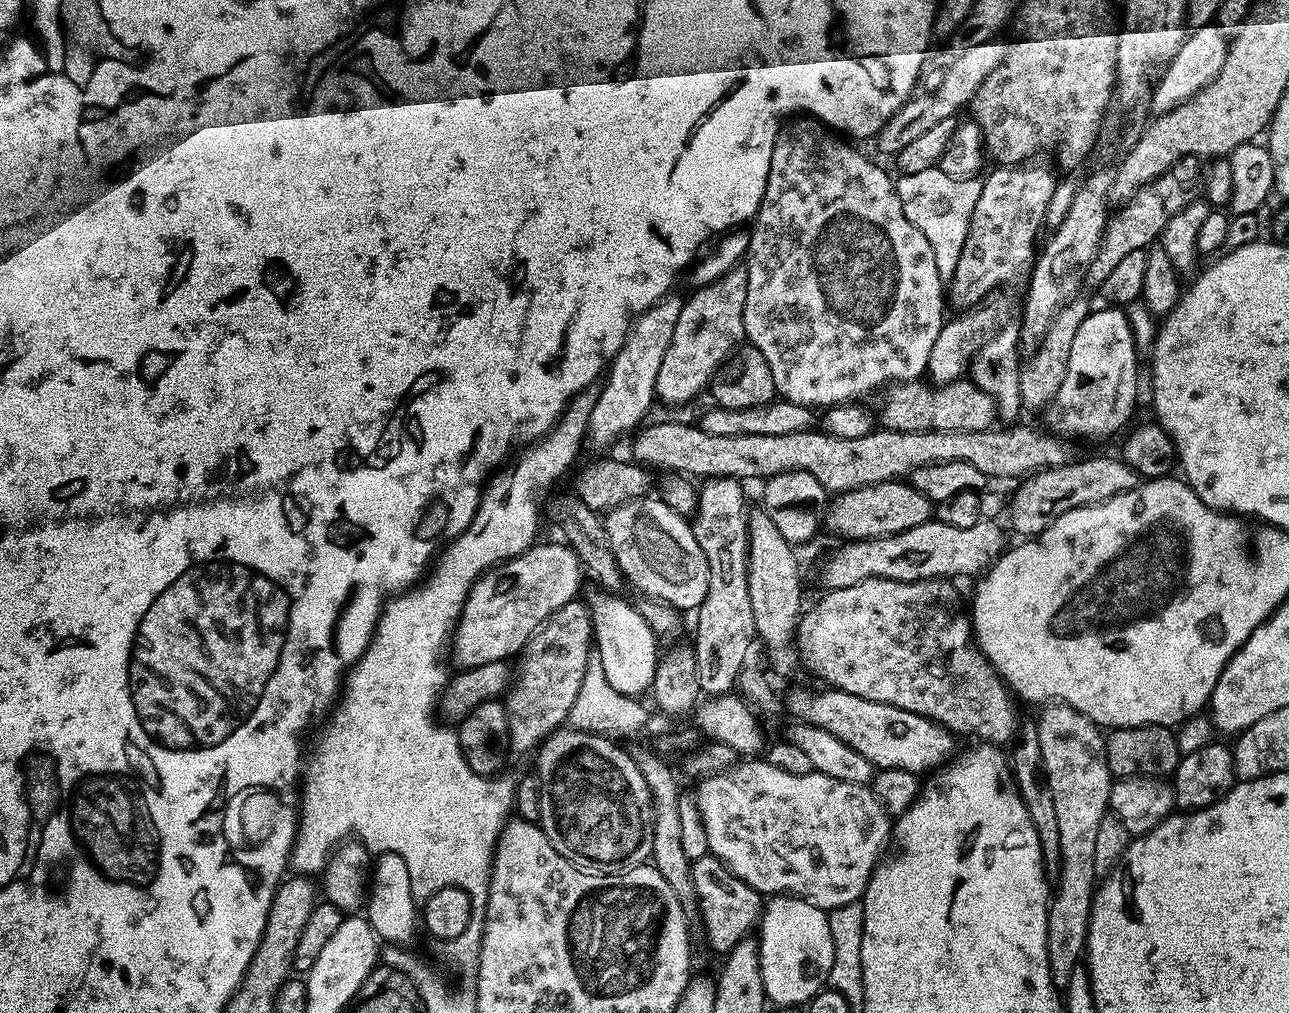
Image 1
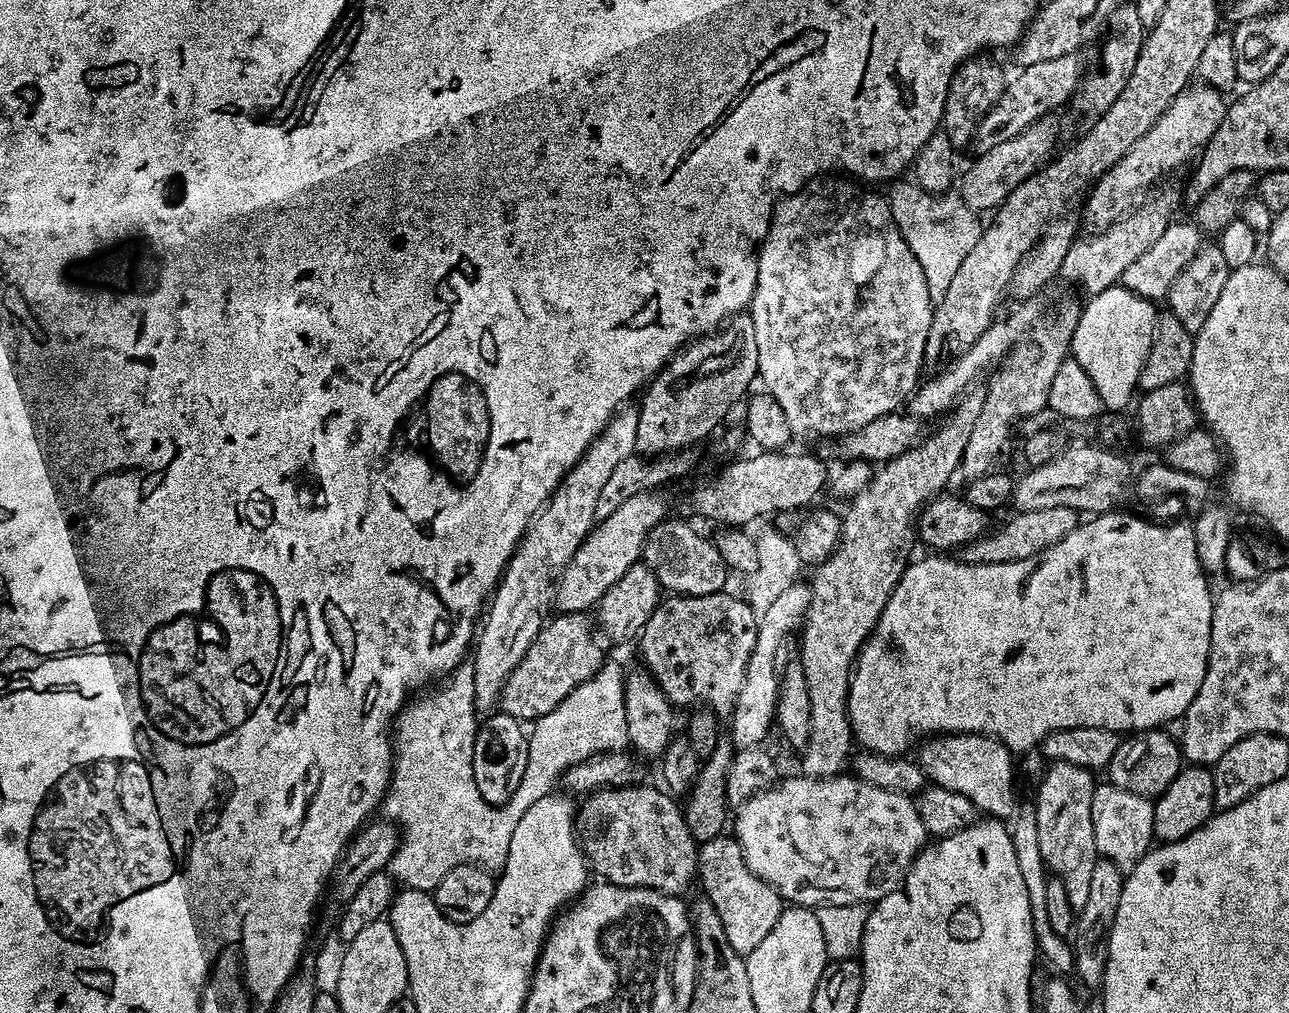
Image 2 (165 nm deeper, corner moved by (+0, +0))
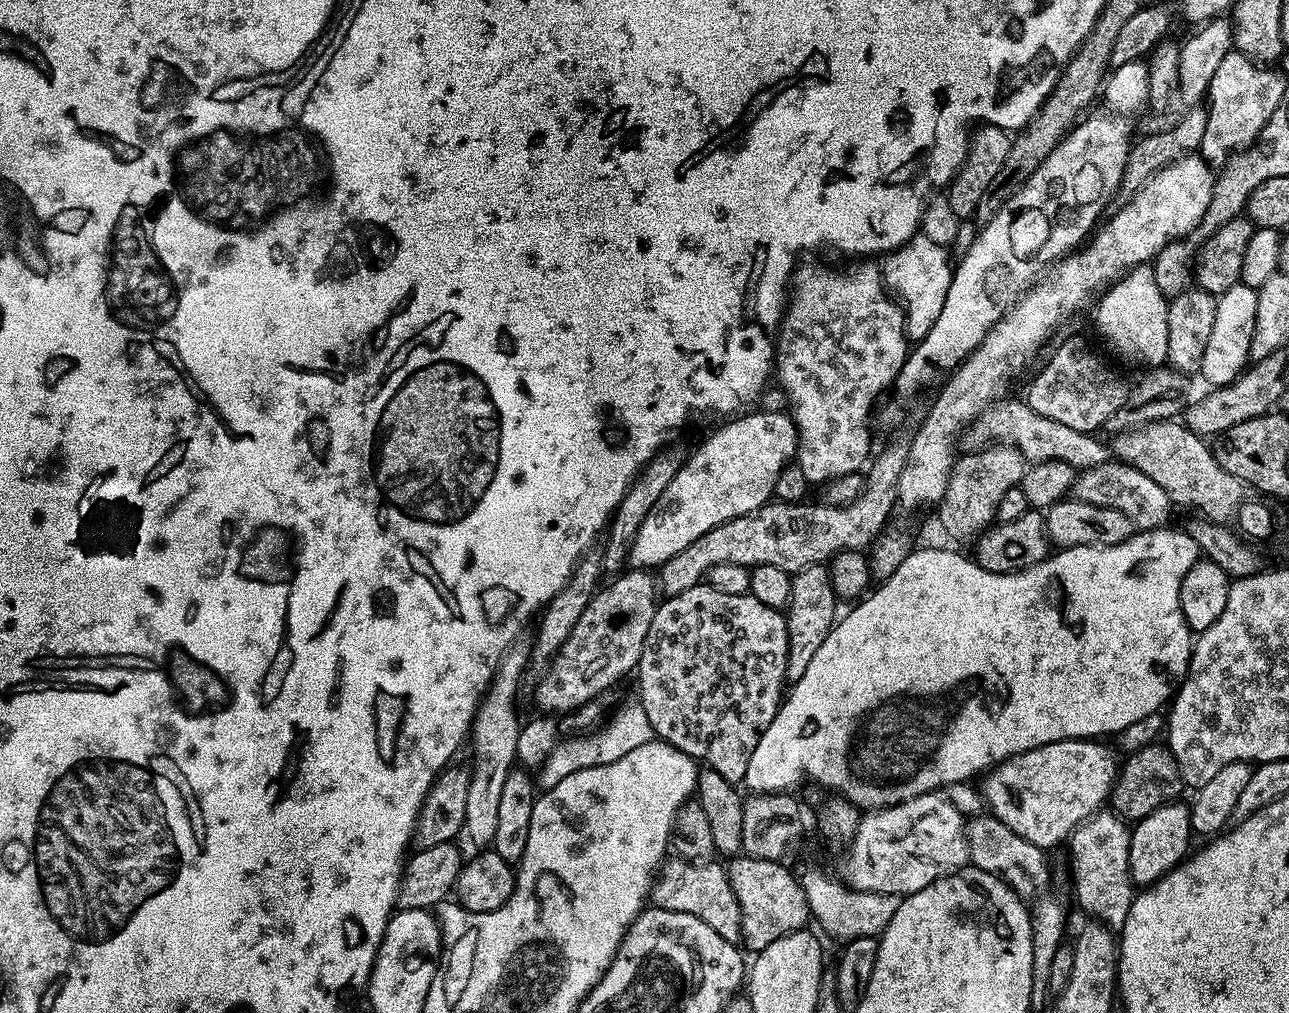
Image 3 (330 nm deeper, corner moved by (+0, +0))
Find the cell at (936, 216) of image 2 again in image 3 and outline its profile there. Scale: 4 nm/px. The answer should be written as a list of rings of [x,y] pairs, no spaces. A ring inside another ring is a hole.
[[[917,234],[901,248],[889,253],[882,264],[885,287],[903,302],[905,308],[906,331],[909,339],[918,342],[930,332],[930,327],[938,320],[945,306],[954,271],[950,262],[949,249],[923,234]]]

